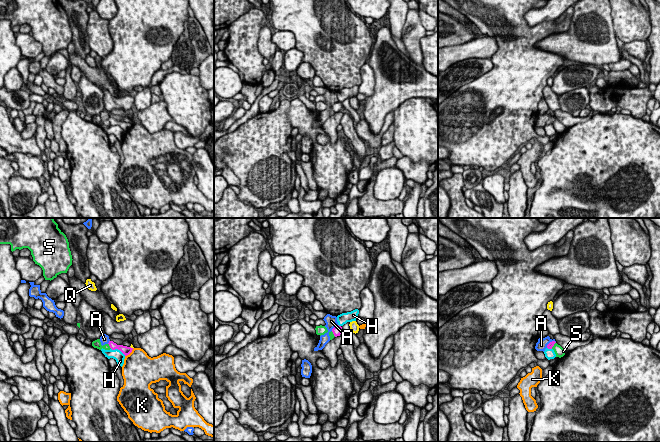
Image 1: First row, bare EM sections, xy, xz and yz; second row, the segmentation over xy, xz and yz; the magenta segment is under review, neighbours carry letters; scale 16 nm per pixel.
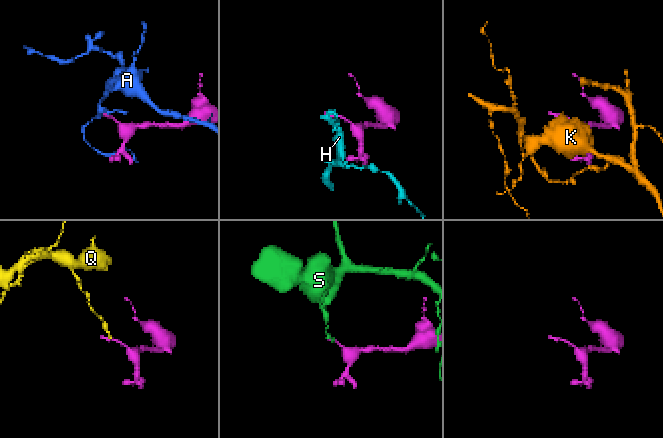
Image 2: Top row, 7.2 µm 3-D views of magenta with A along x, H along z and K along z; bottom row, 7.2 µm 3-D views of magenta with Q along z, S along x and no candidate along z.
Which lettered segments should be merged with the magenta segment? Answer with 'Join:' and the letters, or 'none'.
Join: none

